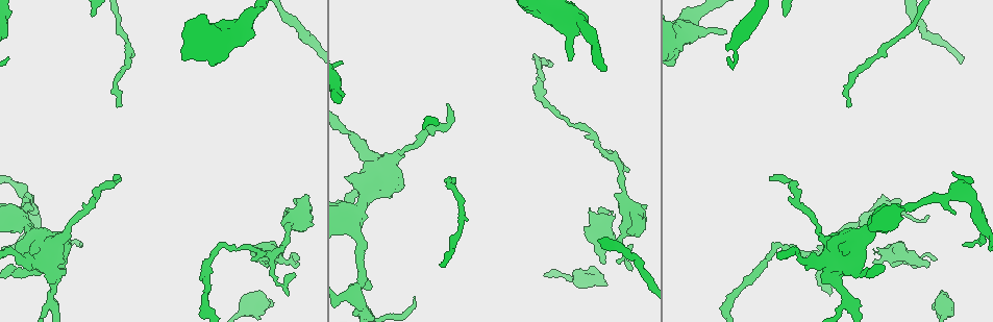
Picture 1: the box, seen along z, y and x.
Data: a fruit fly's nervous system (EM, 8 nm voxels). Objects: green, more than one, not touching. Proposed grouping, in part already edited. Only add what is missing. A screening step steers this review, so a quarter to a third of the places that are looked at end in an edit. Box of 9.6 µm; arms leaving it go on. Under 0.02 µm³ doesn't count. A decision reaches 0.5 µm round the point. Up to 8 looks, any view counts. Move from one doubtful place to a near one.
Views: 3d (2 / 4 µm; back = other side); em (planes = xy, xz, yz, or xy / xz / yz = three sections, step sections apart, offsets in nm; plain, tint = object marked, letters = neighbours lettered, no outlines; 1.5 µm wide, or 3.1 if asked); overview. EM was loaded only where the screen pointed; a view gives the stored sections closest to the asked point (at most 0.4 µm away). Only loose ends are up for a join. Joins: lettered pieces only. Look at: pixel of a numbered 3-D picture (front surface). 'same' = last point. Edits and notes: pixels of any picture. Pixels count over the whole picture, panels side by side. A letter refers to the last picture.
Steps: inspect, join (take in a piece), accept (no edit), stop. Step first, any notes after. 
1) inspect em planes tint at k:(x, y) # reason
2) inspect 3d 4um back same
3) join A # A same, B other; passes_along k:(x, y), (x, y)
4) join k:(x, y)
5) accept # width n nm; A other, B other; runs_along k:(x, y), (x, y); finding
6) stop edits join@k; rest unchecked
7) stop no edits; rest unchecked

inspect 3d 2um at 1:(271, 299) # an open end

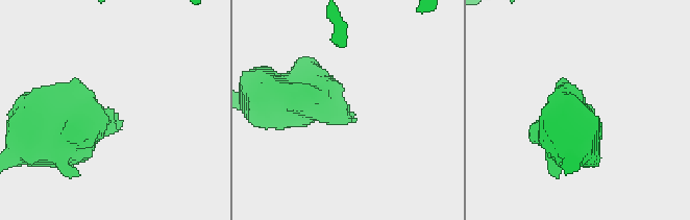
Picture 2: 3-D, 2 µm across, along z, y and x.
inspect em xz step 4 letters at 2:(351, 119) # now the EM

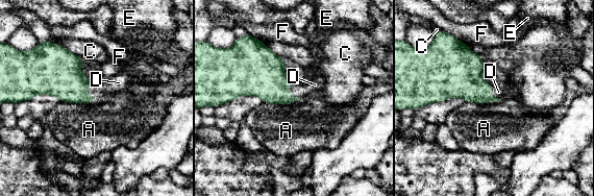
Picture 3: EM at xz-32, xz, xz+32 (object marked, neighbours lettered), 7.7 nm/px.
inspect em planes letters same # another direction

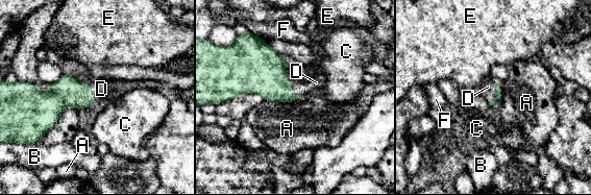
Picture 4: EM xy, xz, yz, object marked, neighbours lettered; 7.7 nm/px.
join 4:(488, 87) # longest_contact A 280 nm; A other, B other, C other, D same, E other, F other; passes_along 4:(496, 90), (494, 94), (488, 87); it goes on there

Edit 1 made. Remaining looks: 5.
inspect overview

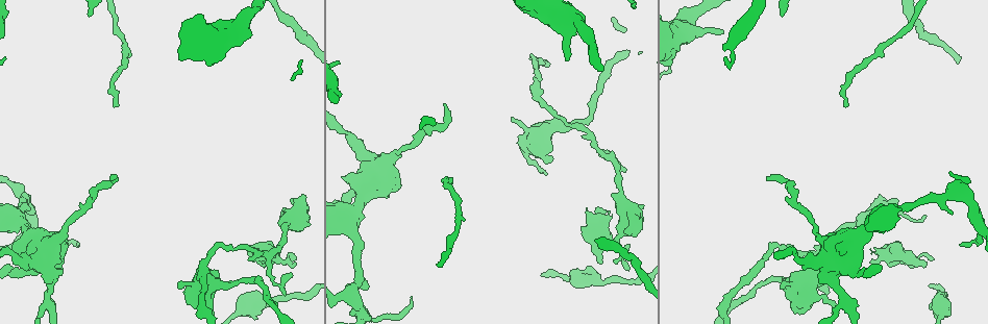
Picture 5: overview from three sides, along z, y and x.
inspect em yz step 4 tint at 5:(291, 201) # thick end

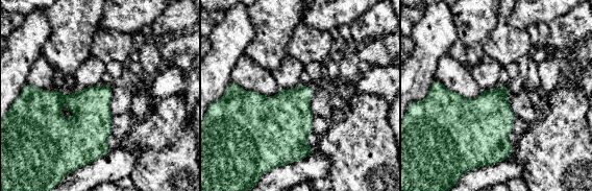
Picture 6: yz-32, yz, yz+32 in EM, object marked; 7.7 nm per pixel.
inspect em planes letters same

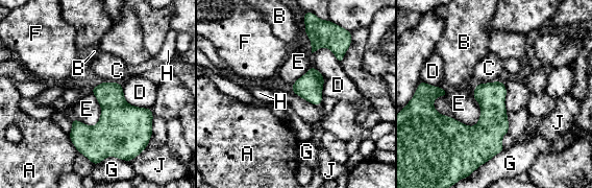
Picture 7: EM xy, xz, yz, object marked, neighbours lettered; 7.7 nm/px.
accept # A other, B other, C other, D other, E other, F other, G other, H other, J other; border 7:(475, 85), (473, 125), (433, 107); none of them fits

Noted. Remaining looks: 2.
inspect 3d 4um at 5:(567, 60) # branch stops here

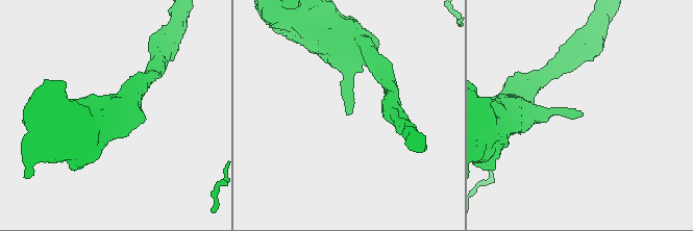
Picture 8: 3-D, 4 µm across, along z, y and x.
inspect em planes letters at 8:(578, 114) # need the tissue

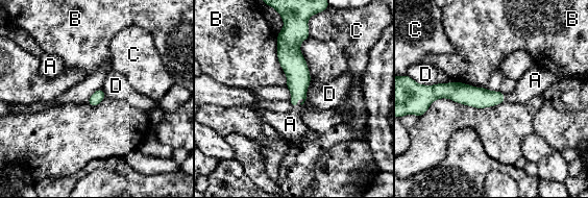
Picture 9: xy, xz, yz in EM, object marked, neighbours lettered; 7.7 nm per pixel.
join 9:(290, 124) # A same, B other, C other, D other; passes_along 9:(298, 78), (296, 102), (290, 124); it goes on there

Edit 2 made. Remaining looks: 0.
stop edits join@4, join@9; rest unchecked

